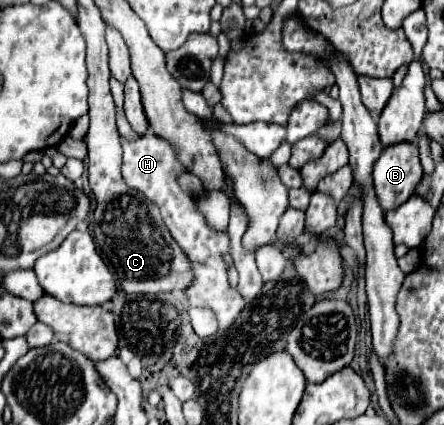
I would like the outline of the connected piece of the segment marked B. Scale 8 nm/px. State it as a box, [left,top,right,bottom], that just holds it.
[373,142,423,210]

